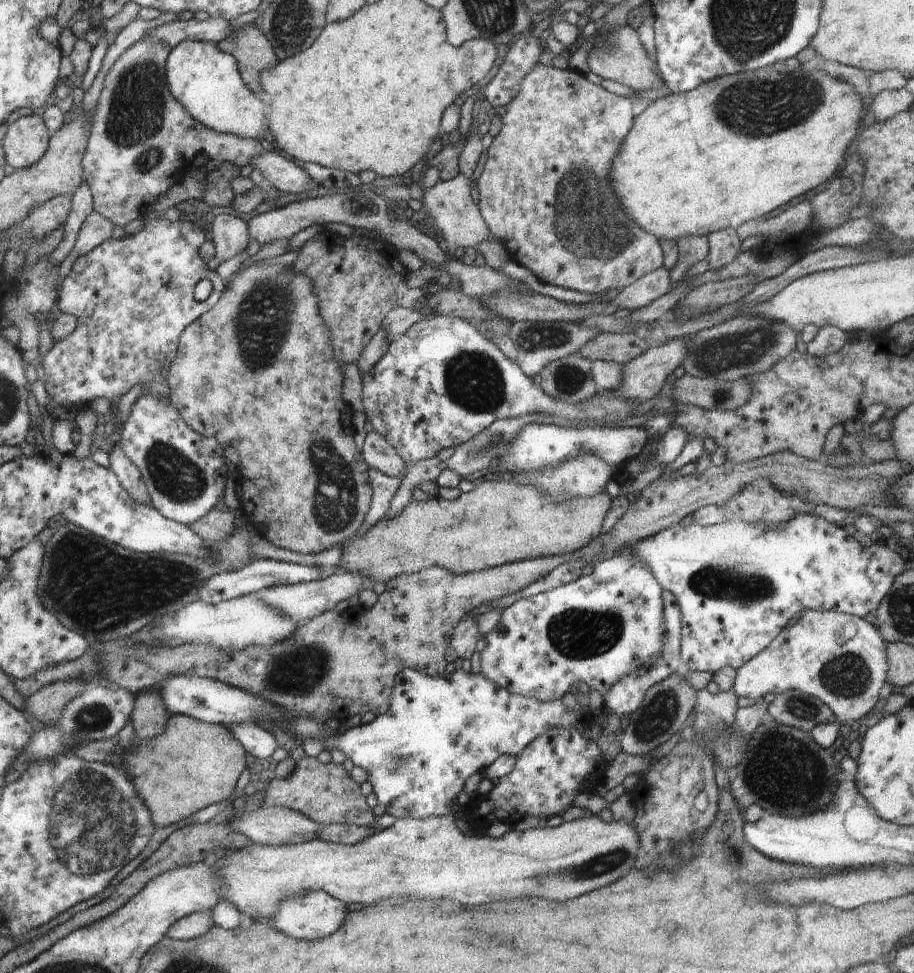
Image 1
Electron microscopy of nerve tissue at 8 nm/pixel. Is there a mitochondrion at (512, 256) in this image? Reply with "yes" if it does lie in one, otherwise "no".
no

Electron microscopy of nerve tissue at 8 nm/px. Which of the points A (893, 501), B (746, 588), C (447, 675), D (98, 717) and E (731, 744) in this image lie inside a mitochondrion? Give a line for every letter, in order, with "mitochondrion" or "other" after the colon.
A: other
B: mitochondrion
C: other
D: mitochondrion
E: mitochondrion

